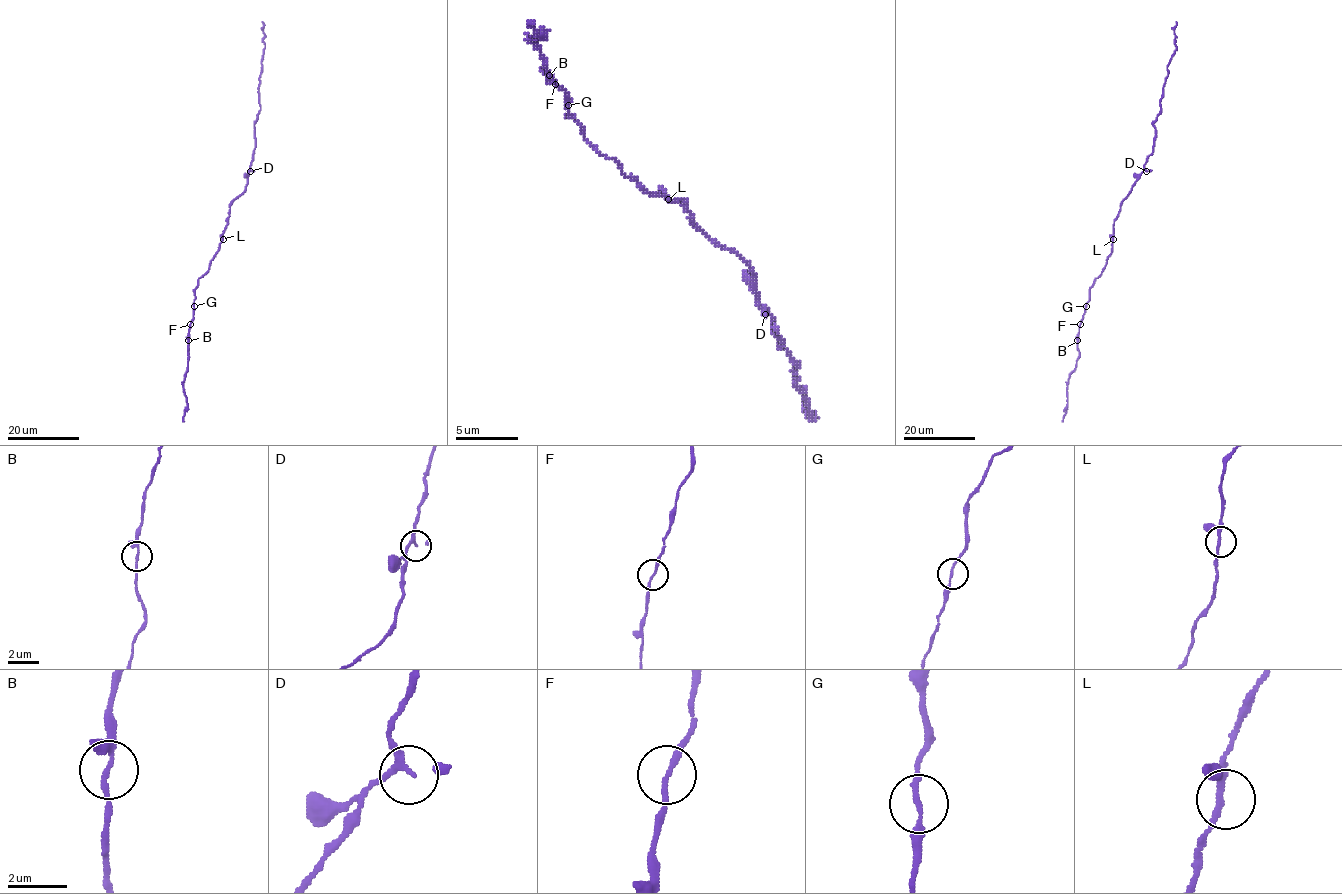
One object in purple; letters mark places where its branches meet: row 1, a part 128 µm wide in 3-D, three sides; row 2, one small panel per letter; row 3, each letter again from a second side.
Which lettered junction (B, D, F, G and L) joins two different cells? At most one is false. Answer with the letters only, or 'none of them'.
none of them

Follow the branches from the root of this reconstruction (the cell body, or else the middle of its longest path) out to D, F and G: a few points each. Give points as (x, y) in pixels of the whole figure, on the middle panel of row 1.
D: (687, 208), (693, 224), (750, 264), (756, 305), (765, 314)
F: (687, 208), (687, 202), (653, 196), (637, 180), (625, 177), (622, 168), (584, 136), (556, 83)
G: (687, 208), (687, 202), (653, 196), (637, 180), (625, 177), (622, 168), (584, 136), (568, 105)

